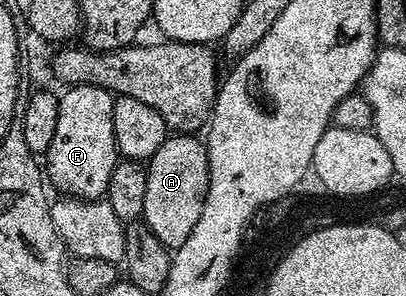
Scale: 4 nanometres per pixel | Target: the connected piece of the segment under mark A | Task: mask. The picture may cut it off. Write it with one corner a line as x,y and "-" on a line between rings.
194,133
167,134
164,145
156,149
145,169
148,190
144,192
141,222
166,248
176,249
188,241
188,233
192,233
196,221
200,221
200,212
204,209
210,180
206,144

